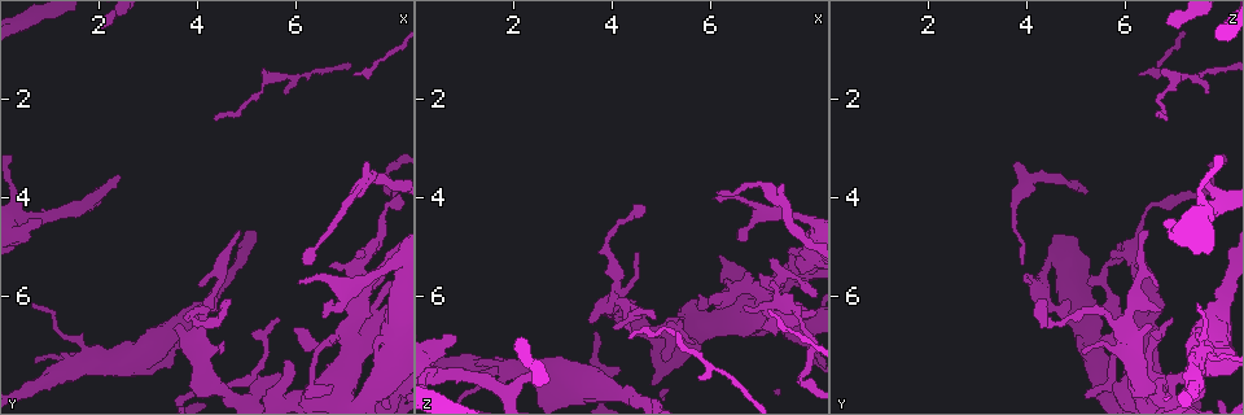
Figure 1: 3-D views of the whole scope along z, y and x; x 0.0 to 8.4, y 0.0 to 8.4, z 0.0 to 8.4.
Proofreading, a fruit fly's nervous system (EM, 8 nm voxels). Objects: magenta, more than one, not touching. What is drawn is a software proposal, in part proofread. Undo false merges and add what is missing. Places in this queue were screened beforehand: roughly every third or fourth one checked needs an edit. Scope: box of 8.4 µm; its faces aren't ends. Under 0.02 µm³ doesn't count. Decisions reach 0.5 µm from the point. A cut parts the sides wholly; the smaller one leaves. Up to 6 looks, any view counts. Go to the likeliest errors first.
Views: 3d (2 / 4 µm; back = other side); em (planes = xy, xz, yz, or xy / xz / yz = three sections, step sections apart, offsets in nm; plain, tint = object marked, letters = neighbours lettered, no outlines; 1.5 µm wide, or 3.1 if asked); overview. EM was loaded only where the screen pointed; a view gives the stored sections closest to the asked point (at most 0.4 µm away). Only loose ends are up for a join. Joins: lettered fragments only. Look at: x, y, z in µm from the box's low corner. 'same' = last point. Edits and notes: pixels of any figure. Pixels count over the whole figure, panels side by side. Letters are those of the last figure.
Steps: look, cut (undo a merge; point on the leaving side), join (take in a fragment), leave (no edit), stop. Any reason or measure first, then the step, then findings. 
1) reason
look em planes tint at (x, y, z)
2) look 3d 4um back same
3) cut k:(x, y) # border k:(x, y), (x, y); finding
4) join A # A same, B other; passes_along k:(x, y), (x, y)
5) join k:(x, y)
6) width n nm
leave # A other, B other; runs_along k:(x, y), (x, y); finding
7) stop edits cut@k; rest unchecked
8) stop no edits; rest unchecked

an open end
look 3d 2um back at (3.60, 6.55, 6.55)

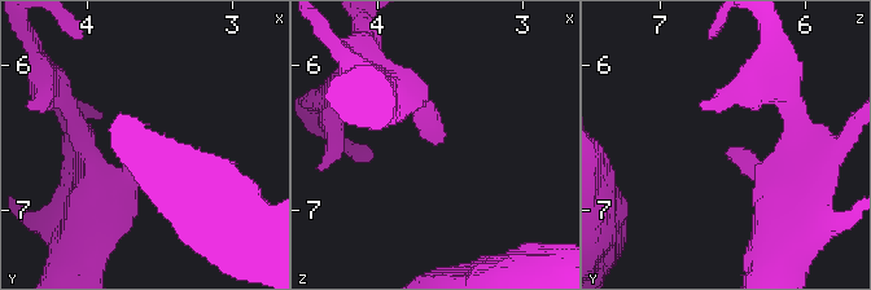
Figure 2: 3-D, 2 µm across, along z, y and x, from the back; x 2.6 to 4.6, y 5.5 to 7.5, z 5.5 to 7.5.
look em xy step 8 letters at (3.64, 6.56, 6.50)

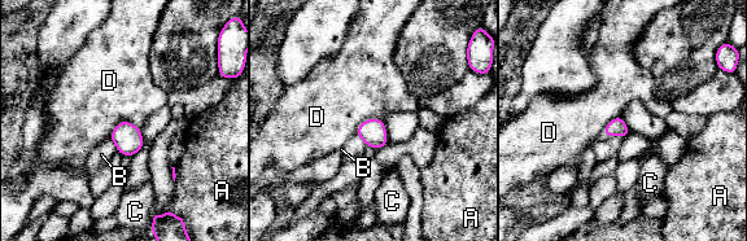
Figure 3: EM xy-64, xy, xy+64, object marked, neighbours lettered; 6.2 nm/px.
longest_contact D 200 nm
leave # A other, B other, C other, D other; border 3:(139, 127), (121, 121), (109, 137); none of them fits

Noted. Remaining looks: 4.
branch stops here
look 3d 4um at (6.65, 5.35, 6.25)

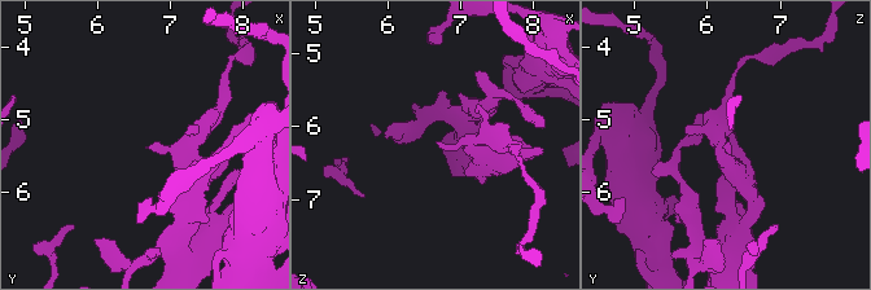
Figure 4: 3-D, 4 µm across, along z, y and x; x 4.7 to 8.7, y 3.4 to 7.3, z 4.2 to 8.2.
now the EM
look em xz step 4 letters at (6.70, 5.40, 6.25)

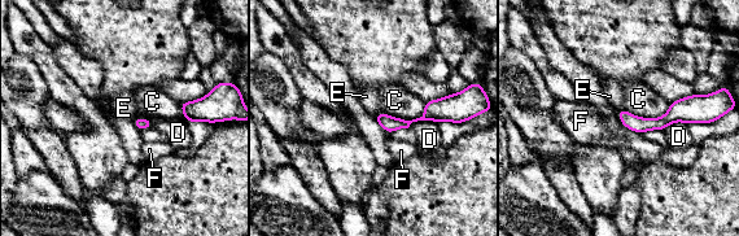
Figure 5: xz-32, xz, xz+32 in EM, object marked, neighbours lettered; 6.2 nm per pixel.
look em planes letters same

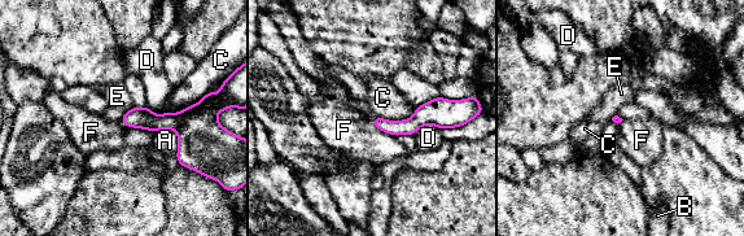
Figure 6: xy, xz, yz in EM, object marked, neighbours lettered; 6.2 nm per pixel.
longest_contact C 240 nm
leave # A other, B other, C other, D other, E other, F other; runs_along 6:(450, 116), (377, 122); none of them fits

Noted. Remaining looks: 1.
touches itself
look em planes letters at (6.30, 7.25, 5.65)

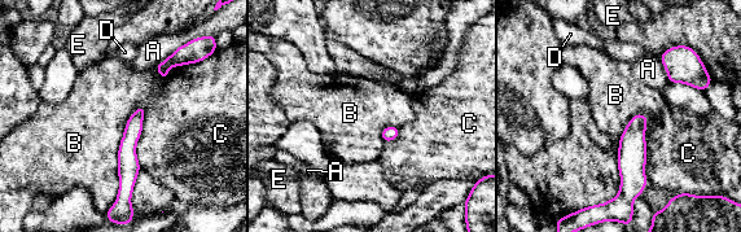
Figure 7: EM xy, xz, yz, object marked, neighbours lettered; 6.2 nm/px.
leave # A other, B other, C other, D other, E other; runs_along 7:(140, 110), (122, 192); continuous, no second cell

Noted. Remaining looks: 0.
stop no edits; rest unchecked

